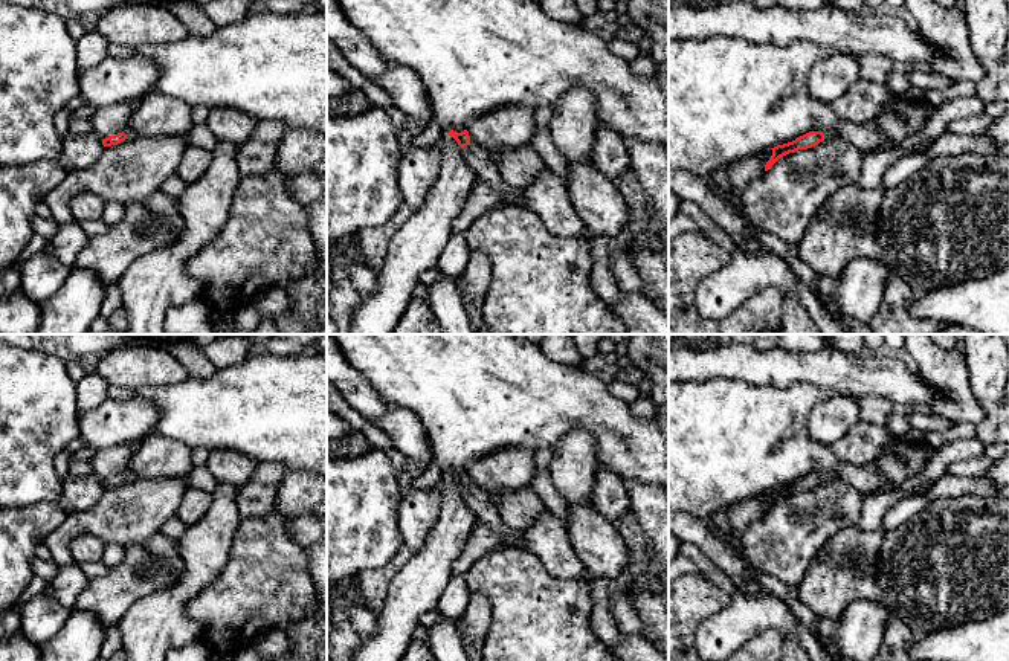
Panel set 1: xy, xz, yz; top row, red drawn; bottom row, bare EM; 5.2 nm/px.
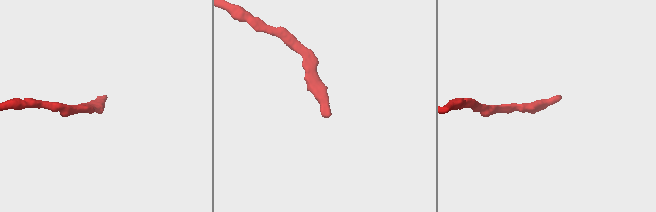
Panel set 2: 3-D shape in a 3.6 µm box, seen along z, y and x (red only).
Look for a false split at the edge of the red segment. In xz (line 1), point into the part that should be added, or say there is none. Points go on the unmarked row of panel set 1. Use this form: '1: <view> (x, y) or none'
1: xz (481, 510)

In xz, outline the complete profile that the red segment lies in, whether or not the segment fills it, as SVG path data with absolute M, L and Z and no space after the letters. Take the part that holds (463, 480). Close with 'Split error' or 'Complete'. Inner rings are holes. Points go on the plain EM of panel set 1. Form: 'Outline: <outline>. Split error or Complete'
Outline: M450 472L449 478L453 479L463 490L463 498L473 524L484 524L490 527L496 534L499 534L507 545L517 548L521 547L521 531L510 530L502 522L501 516L492 504L490 496L484 490L470 484L467 472L461 475Z. Split error

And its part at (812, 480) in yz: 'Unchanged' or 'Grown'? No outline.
Grown

